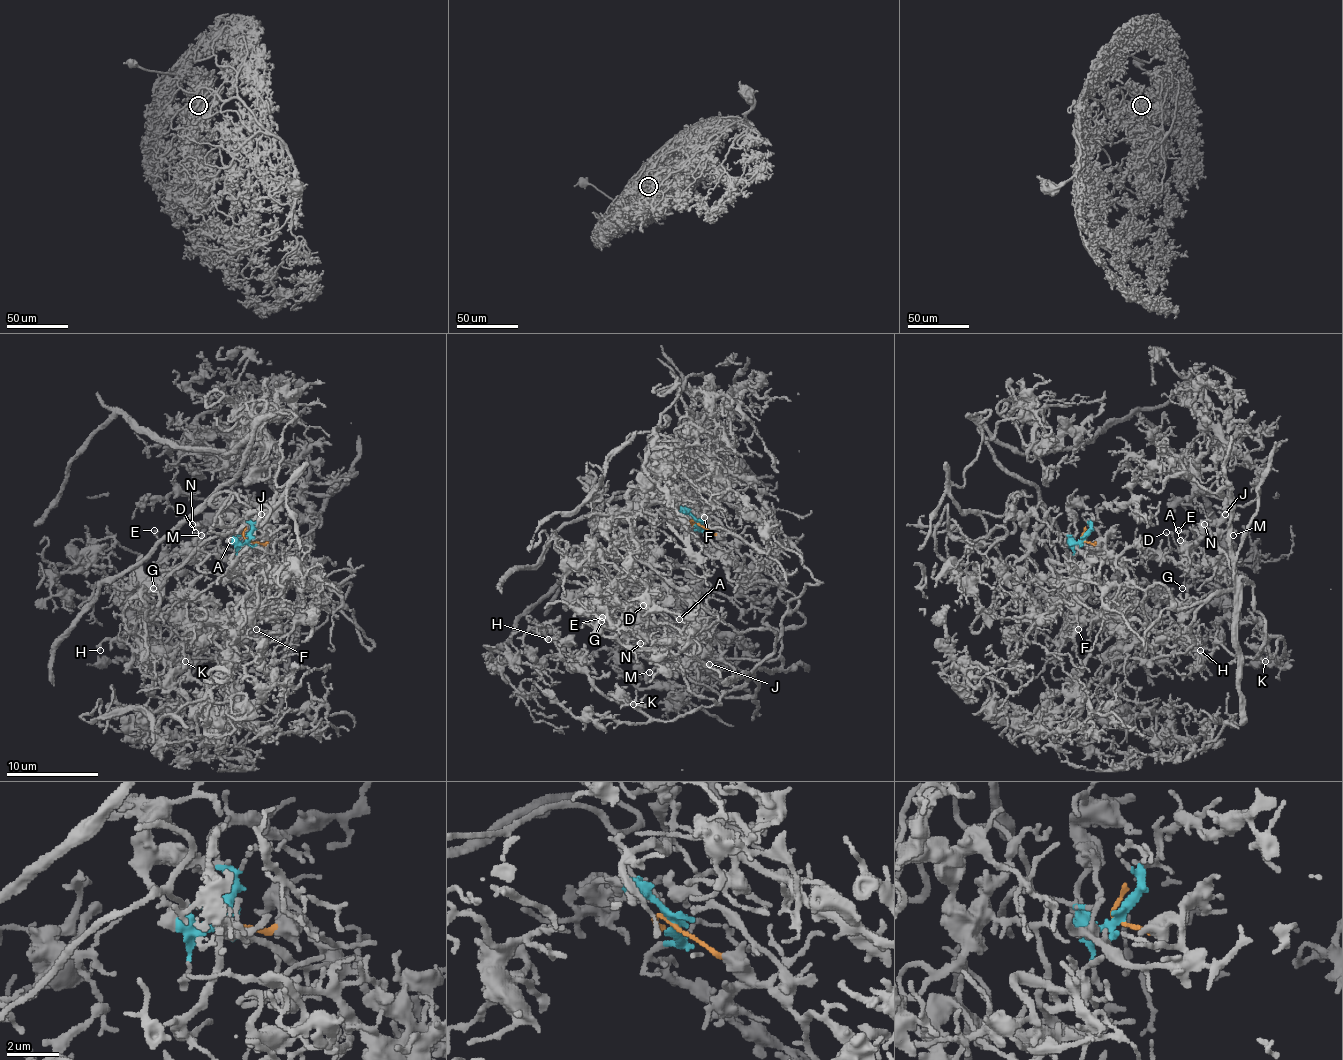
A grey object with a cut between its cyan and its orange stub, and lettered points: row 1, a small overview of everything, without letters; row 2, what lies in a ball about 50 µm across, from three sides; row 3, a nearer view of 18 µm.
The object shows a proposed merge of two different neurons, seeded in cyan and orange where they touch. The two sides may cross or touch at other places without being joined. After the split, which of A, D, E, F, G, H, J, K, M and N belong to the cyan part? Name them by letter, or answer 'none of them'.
none of them

